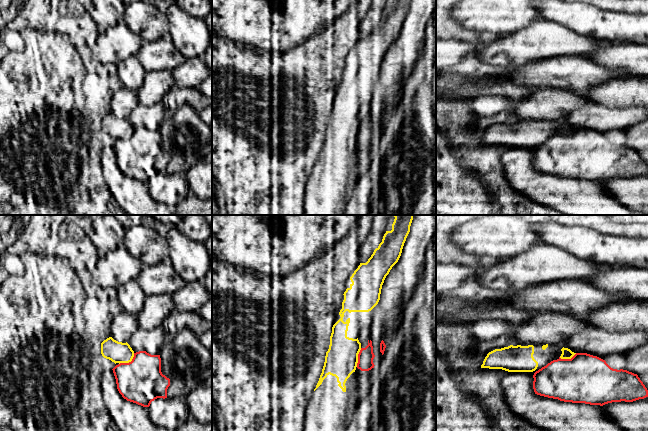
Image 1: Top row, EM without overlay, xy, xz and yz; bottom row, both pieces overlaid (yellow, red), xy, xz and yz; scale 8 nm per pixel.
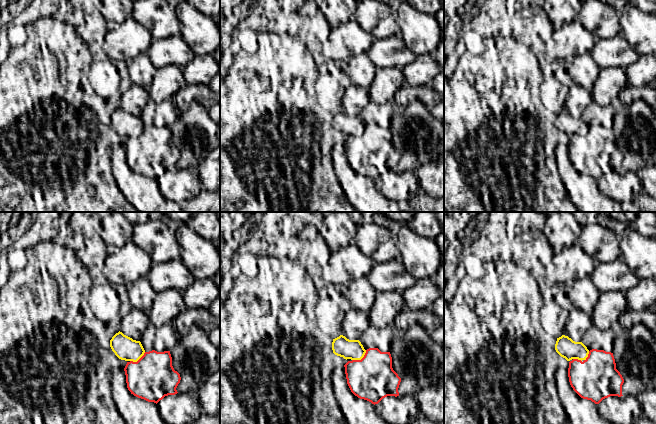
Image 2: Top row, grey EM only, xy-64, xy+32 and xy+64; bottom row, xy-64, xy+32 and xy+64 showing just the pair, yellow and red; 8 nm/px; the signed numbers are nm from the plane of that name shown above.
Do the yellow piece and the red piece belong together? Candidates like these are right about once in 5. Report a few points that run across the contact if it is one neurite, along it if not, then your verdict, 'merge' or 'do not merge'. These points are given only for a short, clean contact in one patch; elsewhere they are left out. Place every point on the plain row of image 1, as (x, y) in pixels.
do not merge

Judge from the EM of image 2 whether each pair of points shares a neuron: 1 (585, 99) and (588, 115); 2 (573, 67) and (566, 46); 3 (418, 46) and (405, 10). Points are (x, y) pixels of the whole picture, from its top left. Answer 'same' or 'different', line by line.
1: different
2: different
3: same

